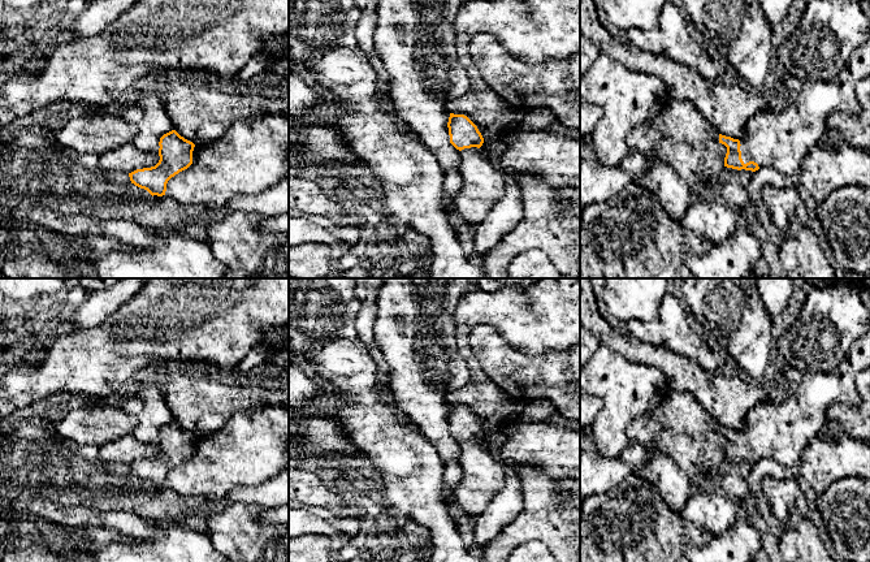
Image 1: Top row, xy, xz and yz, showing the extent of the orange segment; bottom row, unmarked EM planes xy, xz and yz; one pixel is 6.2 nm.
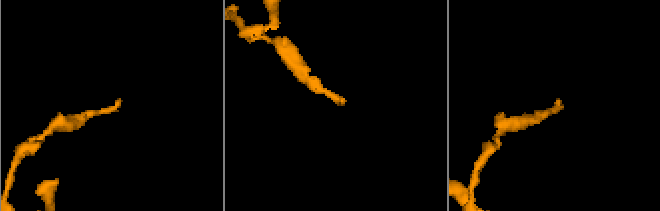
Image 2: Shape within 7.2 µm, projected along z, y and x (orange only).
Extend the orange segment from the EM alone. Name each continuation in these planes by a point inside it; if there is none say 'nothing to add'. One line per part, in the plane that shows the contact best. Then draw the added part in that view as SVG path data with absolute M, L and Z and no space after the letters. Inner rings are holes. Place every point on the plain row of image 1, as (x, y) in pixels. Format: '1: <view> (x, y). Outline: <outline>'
1: yz (779, 431). Outline: M870 329L852 345L847 358L834 371L808 371L787 397L762 402L749 410L745 427L740 432L744 455L754 453L759 459L770 459L795 471L805 448L822 431L826 412L837 405L860 406L856 379L862 369L867 368L870 368Z

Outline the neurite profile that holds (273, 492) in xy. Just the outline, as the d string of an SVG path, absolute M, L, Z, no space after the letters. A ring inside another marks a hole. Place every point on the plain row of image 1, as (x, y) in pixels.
M289 468L278 475L252 487L233 488L225 497L216 502L204 500L183 500L178 514L160 523L179 523L185 522L192 514L203 514L207 516L211 513L221 511L234 503L244 503L259 506L263 510L289 505Z

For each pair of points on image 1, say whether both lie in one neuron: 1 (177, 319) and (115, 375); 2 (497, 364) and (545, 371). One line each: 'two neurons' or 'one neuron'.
1: one neuron
2: one neuron

